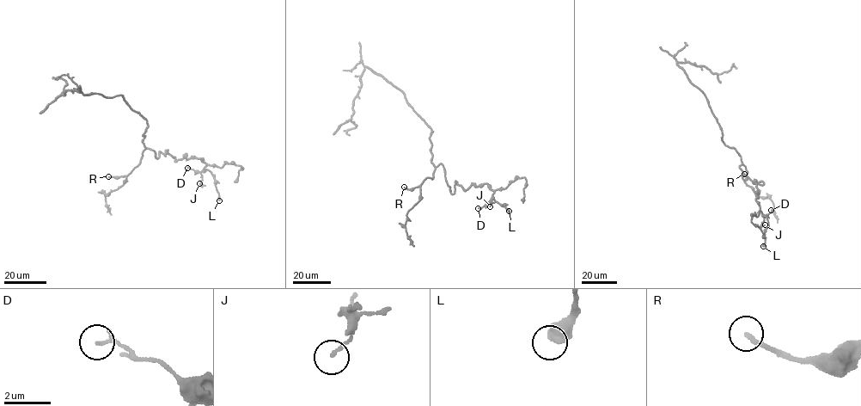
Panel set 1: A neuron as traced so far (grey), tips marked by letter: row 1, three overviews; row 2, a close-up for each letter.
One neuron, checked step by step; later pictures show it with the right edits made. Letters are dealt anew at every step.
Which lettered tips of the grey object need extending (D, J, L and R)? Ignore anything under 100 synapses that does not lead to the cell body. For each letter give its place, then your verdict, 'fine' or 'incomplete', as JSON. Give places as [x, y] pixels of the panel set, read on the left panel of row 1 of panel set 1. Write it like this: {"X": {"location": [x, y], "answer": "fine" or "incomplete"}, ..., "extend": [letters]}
{"D": {"location": [187, 168], "answer": "fine"}, "J": {"location": [199, 183], "answer": "fine"}, "L": {"location": [219, 200], "answer": "fine"}, "R": {"location": [108, 176], "answer": "fine"}, "extend": []}

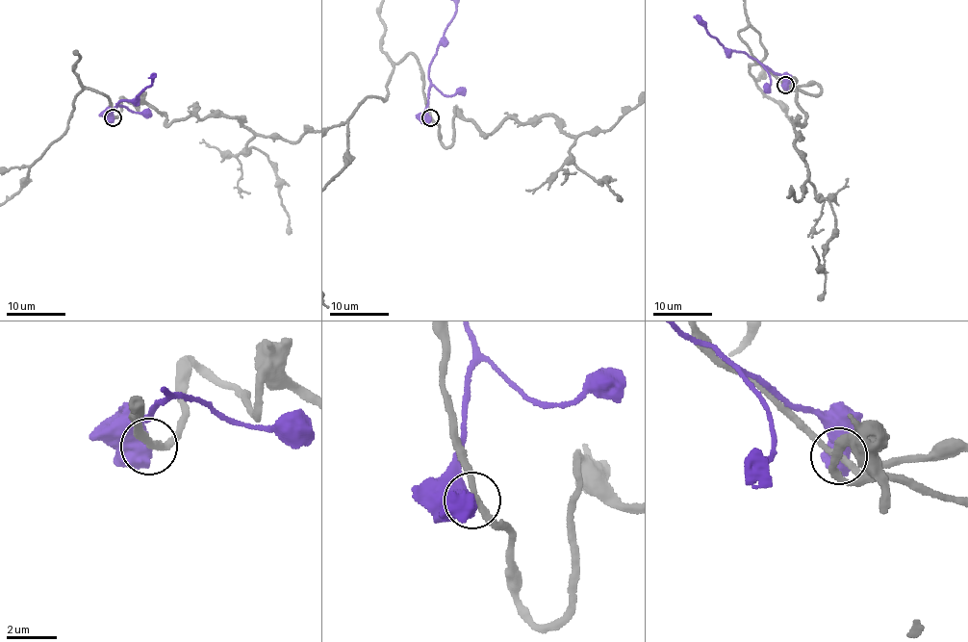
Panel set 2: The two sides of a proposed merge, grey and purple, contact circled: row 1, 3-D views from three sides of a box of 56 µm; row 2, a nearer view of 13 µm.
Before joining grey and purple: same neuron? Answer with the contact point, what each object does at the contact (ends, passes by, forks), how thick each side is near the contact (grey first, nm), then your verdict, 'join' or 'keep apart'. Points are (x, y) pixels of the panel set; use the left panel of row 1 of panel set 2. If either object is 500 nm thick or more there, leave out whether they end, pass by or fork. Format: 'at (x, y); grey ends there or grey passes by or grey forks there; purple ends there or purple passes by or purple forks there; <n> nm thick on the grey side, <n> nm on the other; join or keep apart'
at (113, 117); 240 nm thick on the grey side, 650 nm on the other; keep apart

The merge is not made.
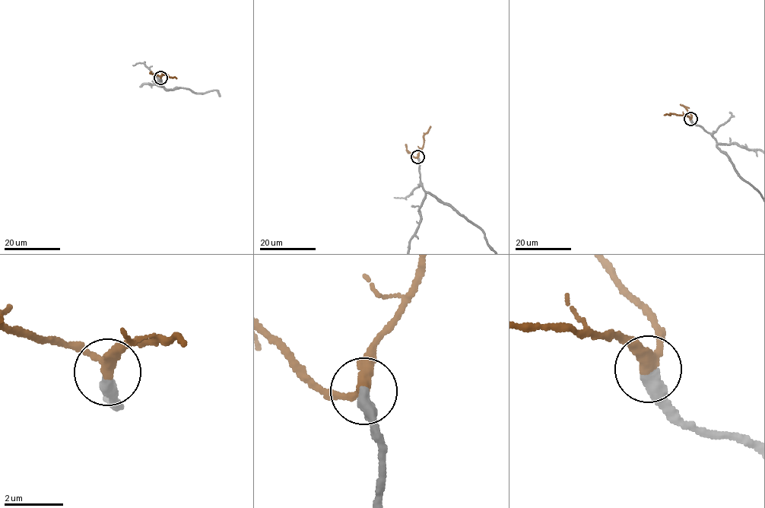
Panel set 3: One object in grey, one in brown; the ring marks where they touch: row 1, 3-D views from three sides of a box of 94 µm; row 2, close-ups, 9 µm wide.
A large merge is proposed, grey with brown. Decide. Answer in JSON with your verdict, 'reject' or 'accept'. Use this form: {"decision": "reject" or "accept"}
{"decision": "accept"}

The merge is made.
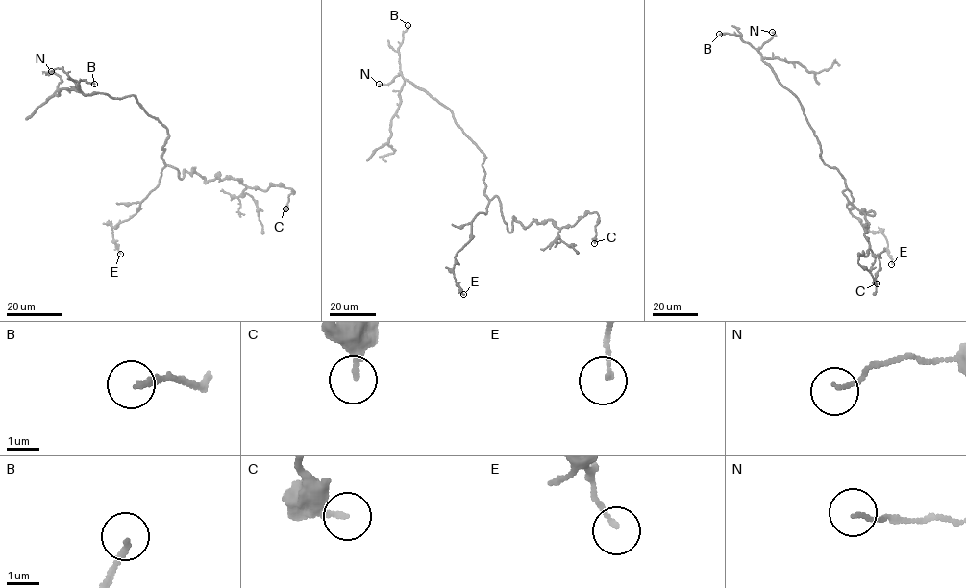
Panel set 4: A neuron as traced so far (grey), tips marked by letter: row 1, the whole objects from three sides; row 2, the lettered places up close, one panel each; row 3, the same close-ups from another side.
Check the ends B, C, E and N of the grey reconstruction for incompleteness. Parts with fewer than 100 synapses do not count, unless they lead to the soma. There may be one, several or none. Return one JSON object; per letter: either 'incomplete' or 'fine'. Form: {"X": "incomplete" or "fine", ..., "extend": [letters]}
{"B": "incomplete", "C": "fine", "E": "fine", "N": "fine", "extend": ["B"]}

